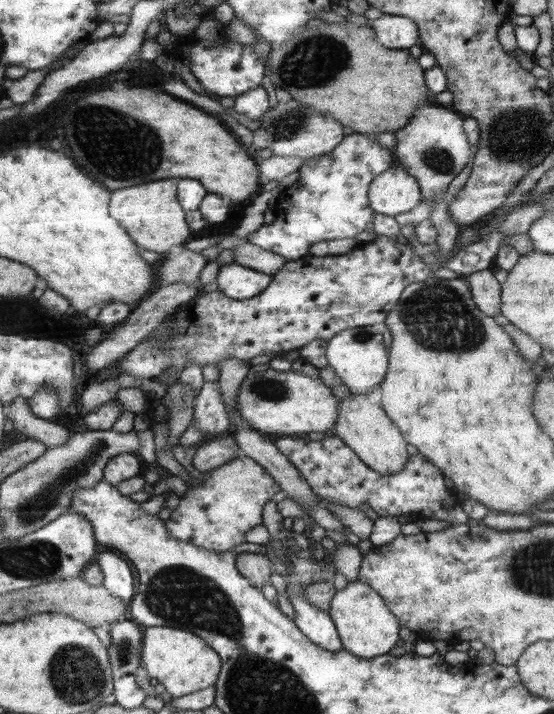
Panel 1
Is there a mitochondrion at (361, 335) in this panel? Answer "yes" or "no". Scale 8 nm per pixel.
yes

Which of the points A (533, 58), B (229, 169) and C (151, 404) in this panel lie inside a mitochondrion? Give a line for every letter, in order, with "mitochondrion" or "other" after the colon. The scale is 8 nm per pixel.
A: other
B: other
C: other

